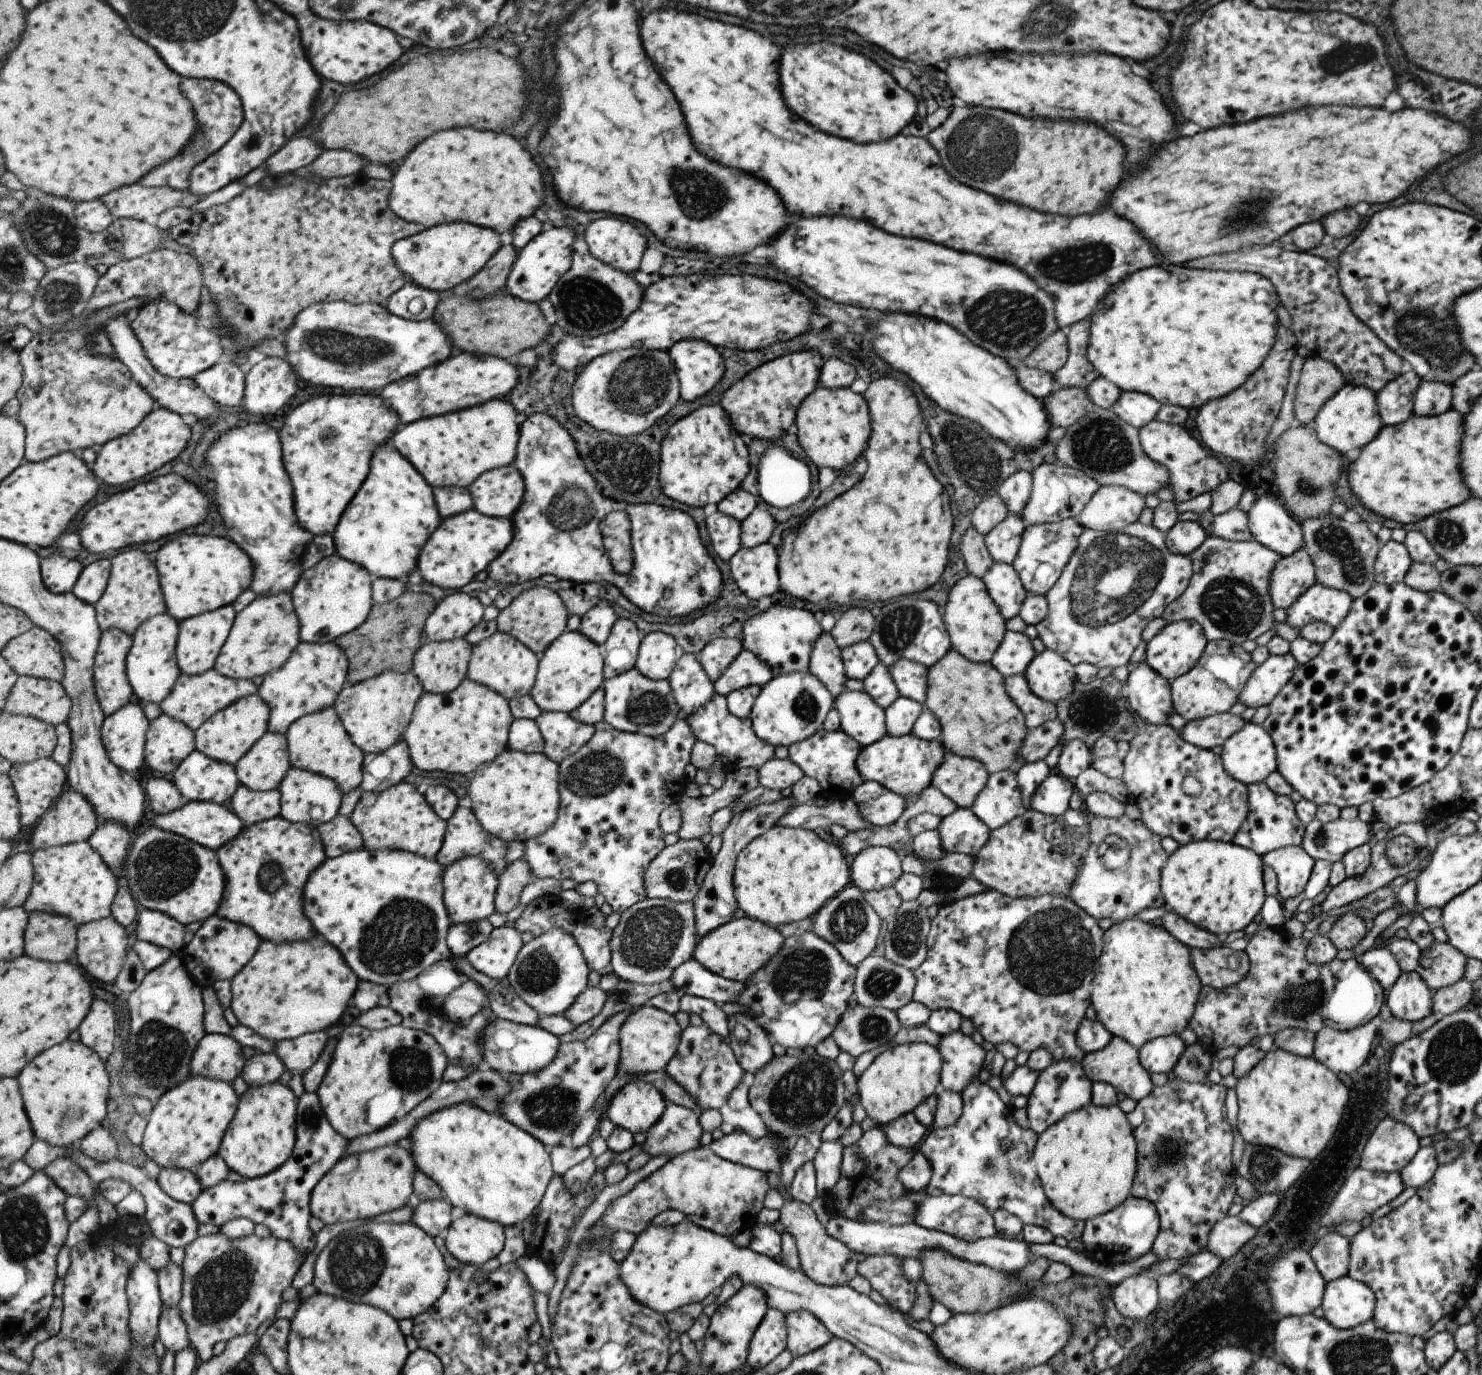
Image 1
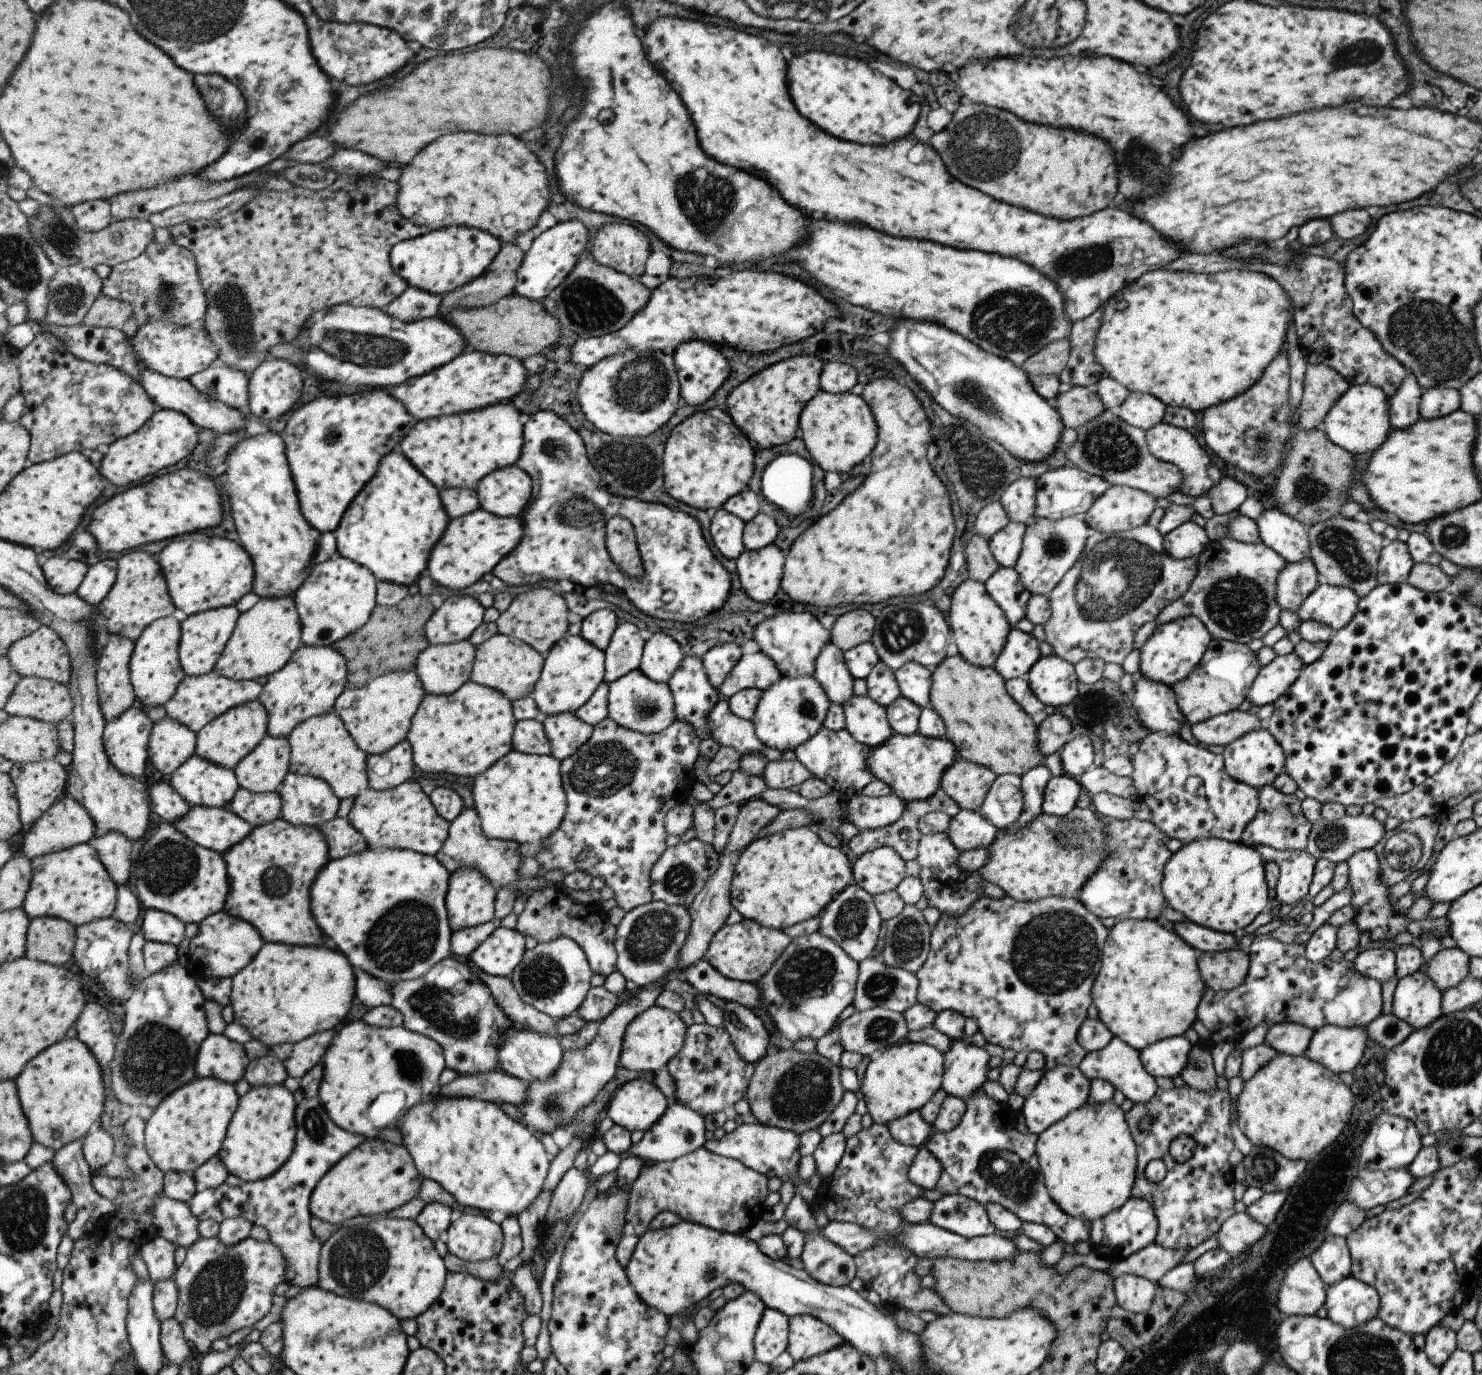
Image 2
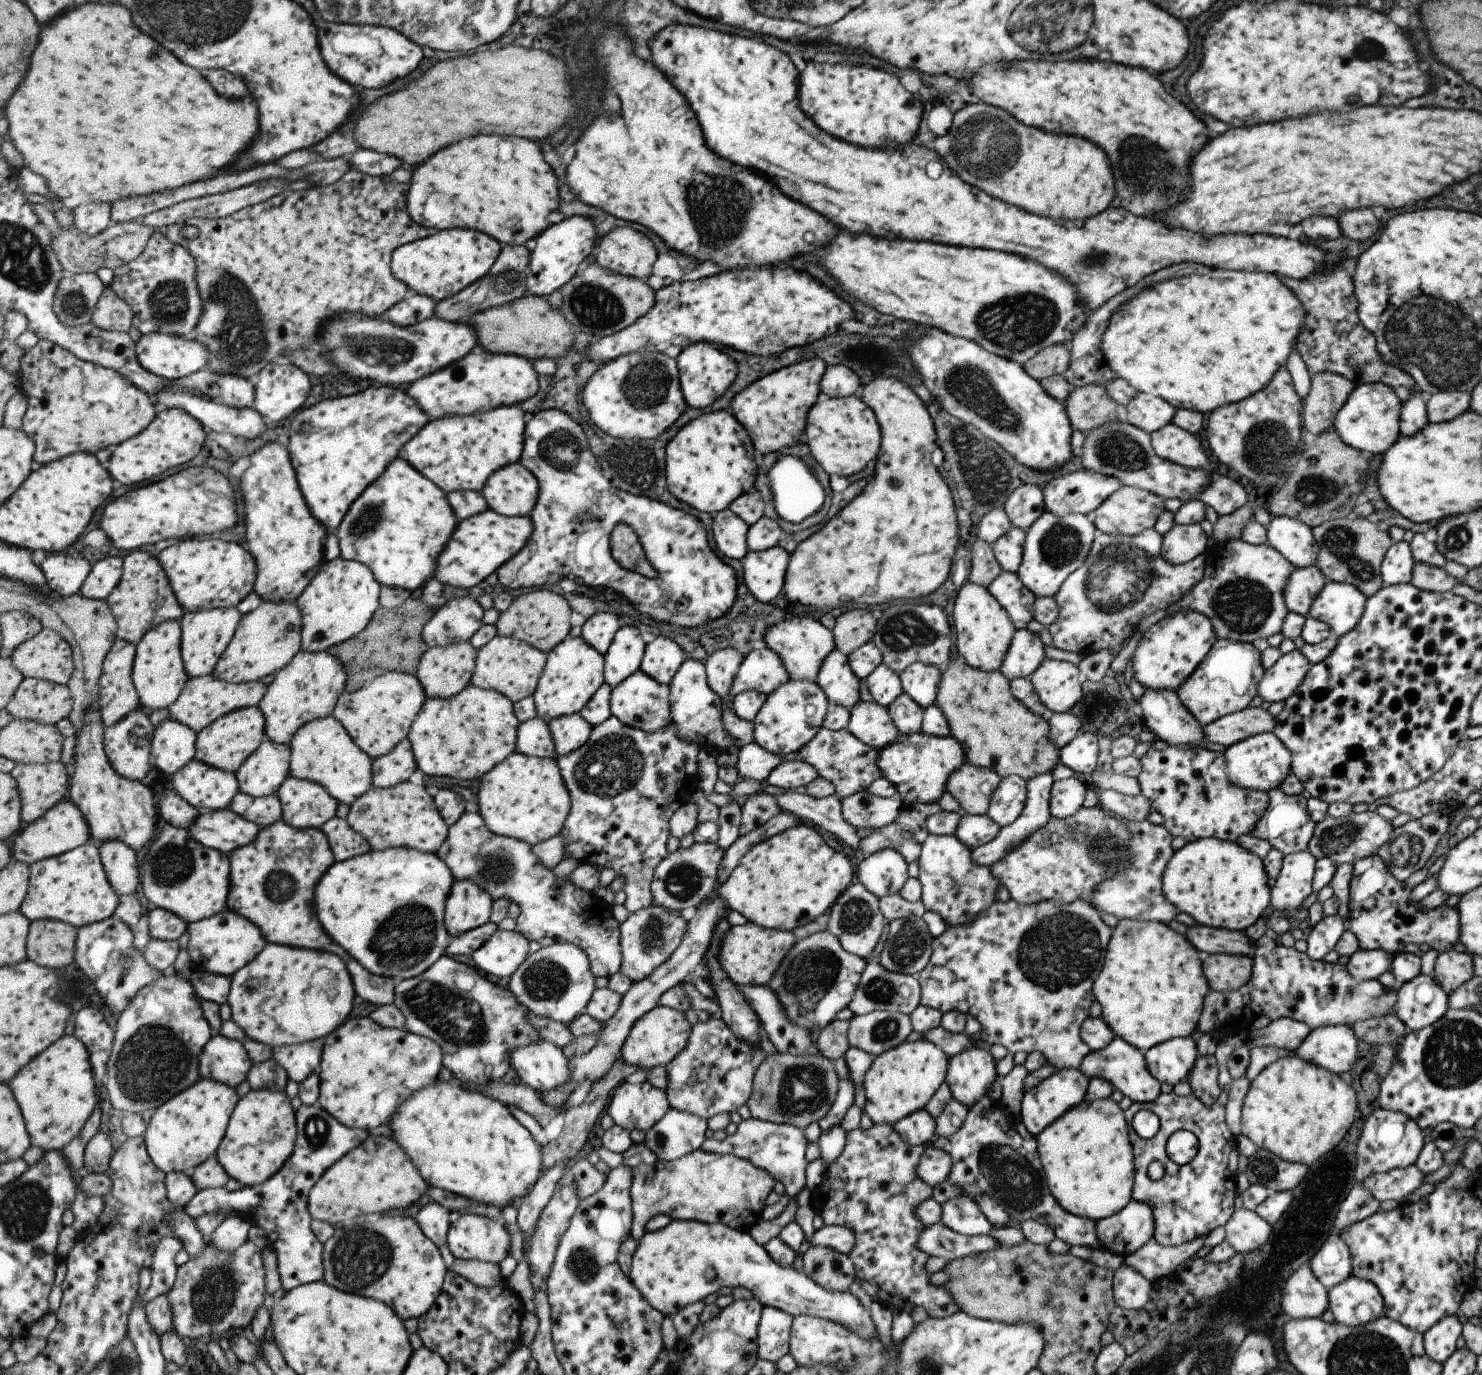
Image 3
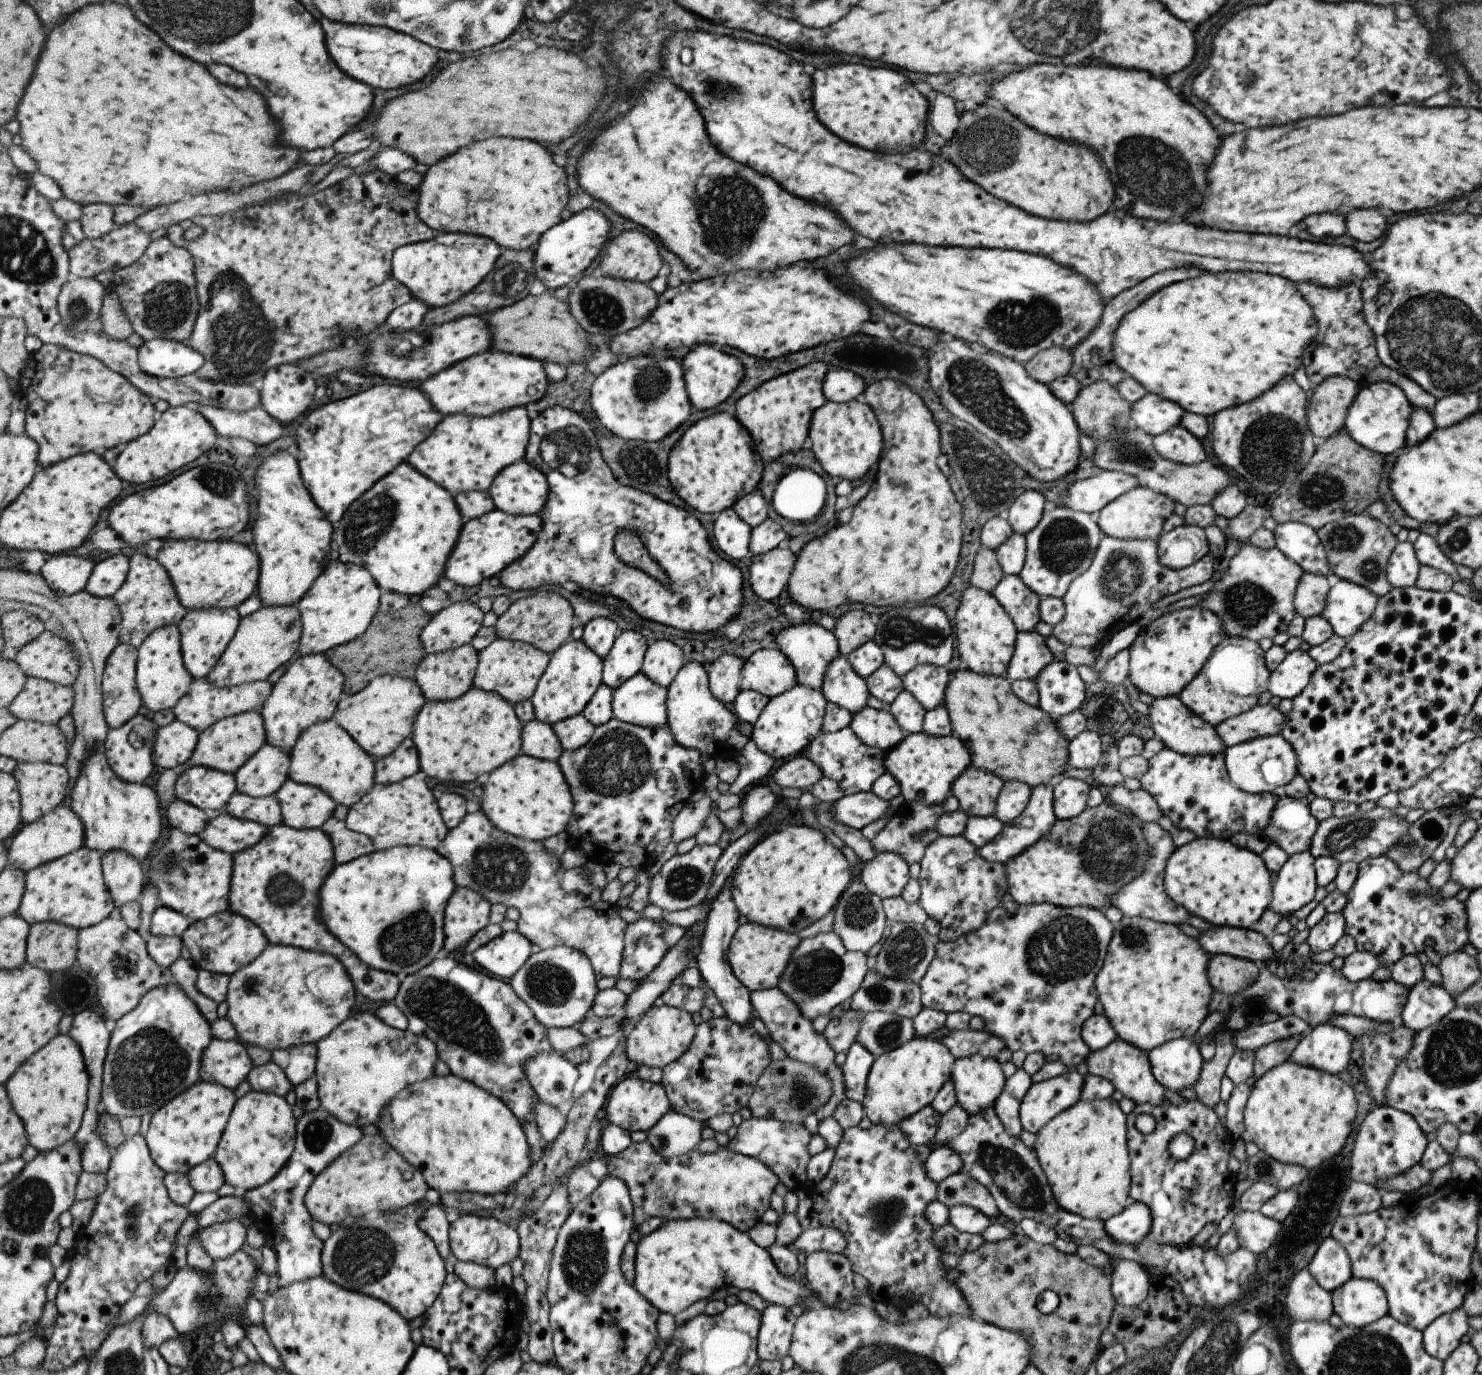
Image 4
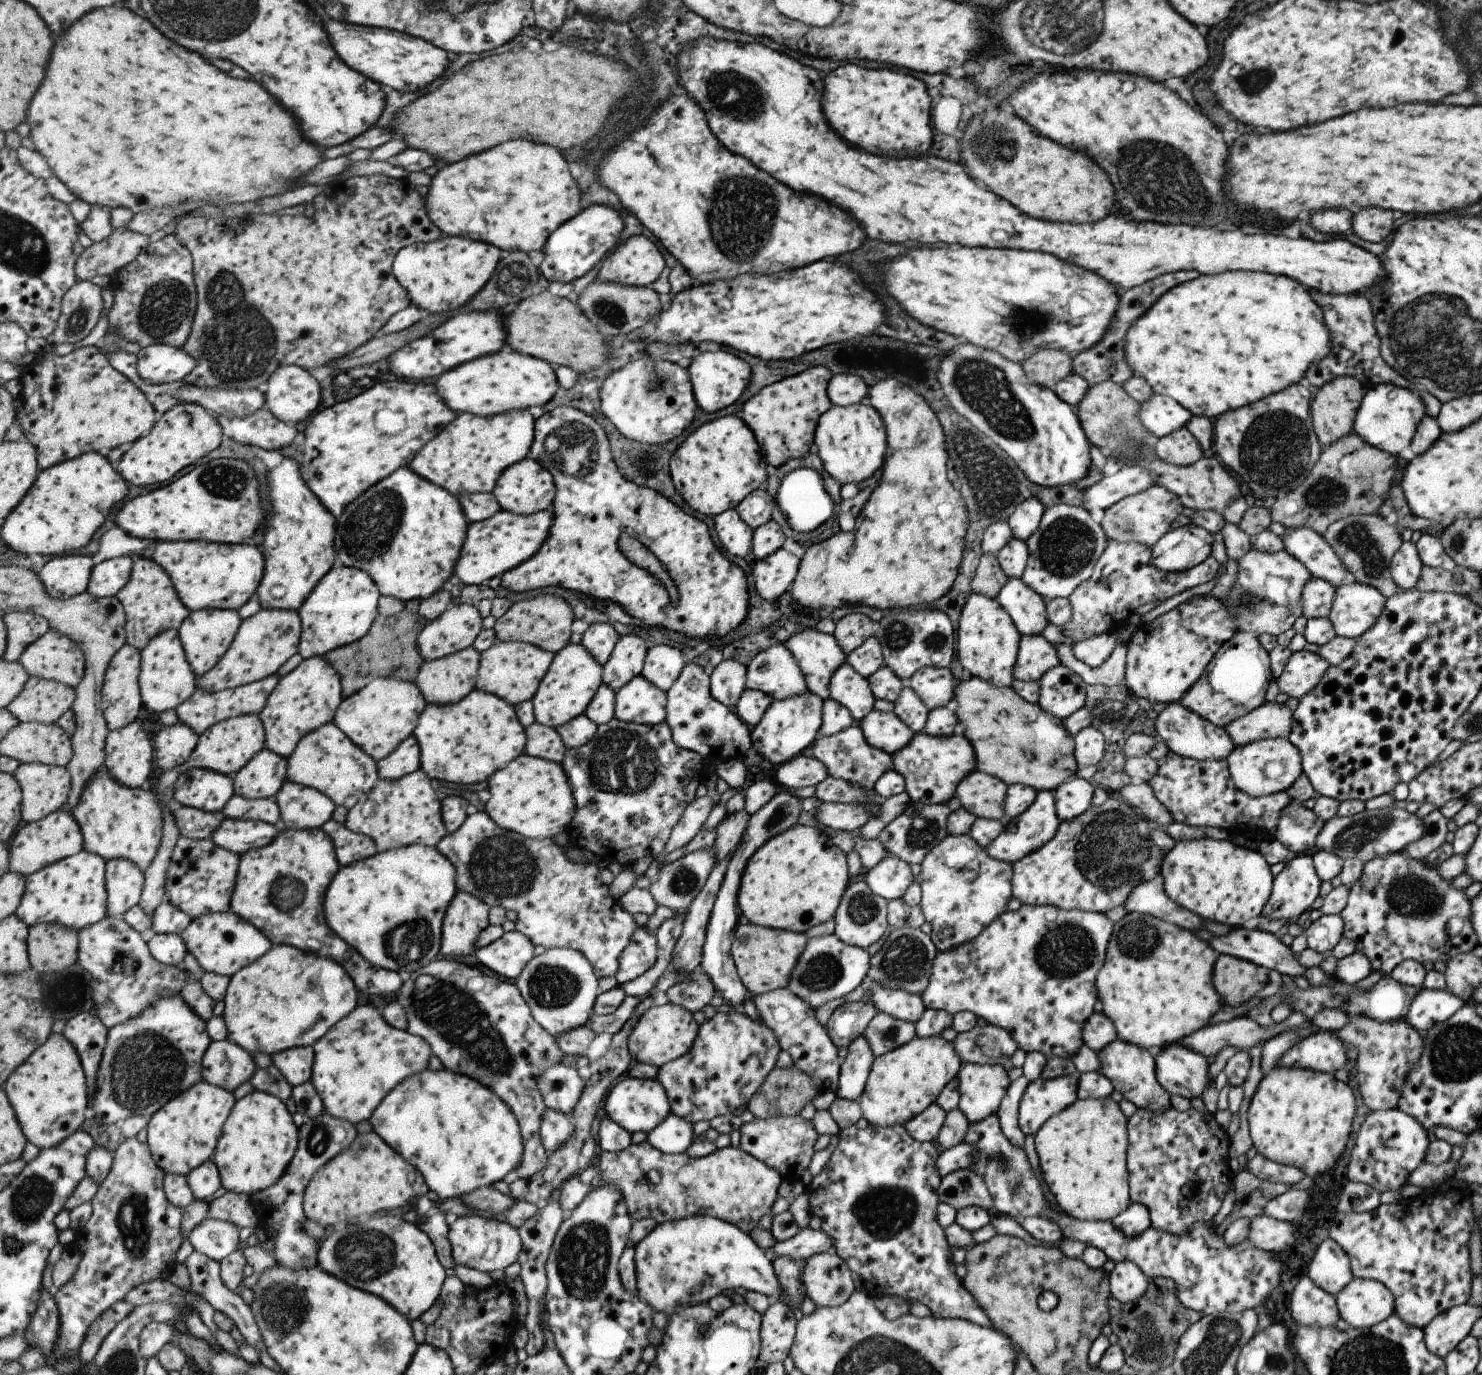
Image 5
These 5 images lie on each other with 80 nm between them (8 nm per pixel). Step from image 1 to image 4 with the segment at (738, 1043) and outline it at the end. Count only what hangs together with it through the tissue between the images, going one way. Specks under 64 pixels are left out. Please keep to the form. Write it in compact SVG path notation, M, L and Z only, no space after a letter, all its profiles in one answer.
M733 871L728 874L722 889L712 900L708 913L704 918L704 929L698 942L699 953L695 958L695 966L698 968L700 978L705 982L707 988L718 998L719 1004L724 1010L724 1015L740 1025L749 1025L753 1016L750 1005L750 990L747 990L735 978L727 958L730 940L735 930L737 930L737 917L740 915L730 893L730 882L733 875Z

